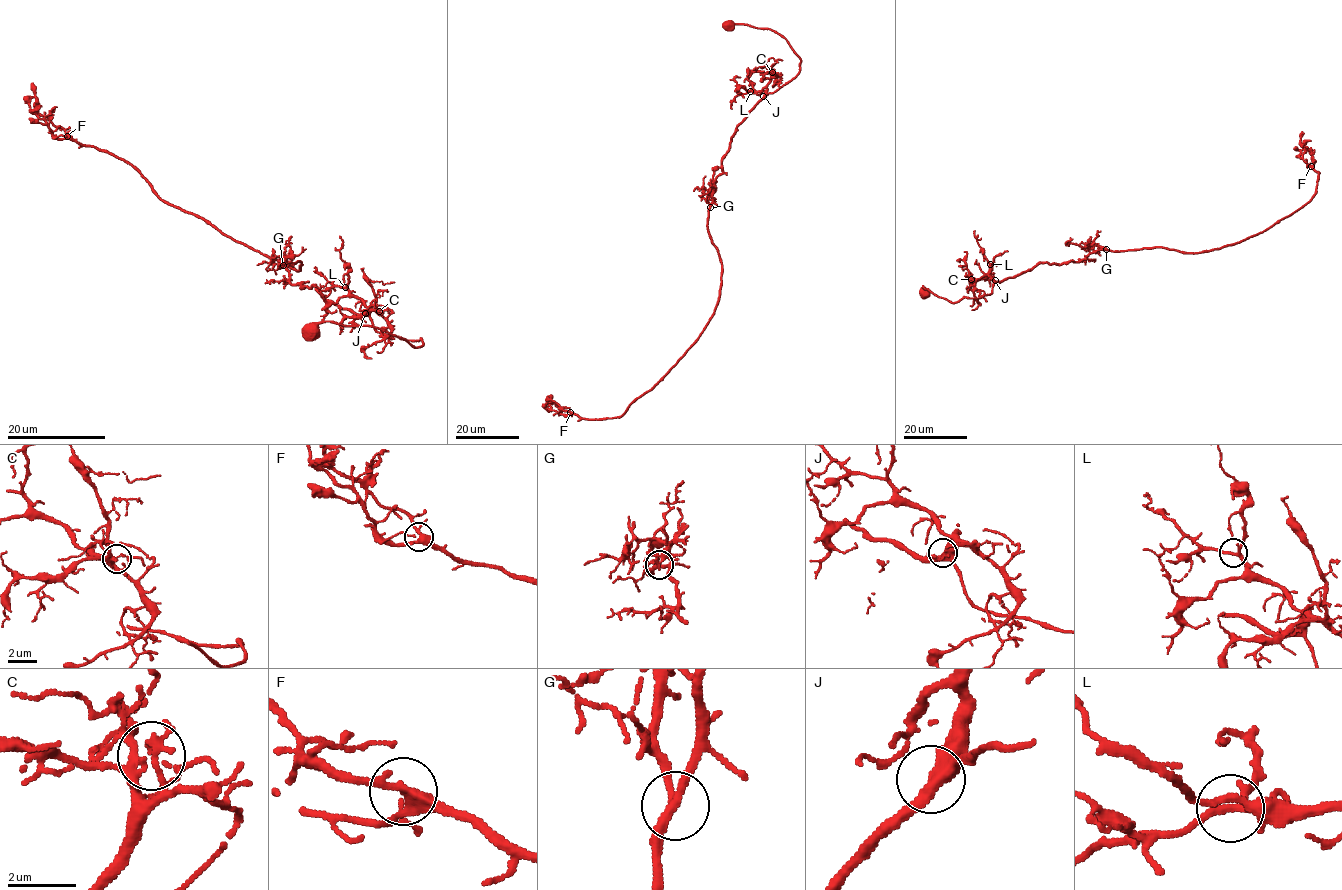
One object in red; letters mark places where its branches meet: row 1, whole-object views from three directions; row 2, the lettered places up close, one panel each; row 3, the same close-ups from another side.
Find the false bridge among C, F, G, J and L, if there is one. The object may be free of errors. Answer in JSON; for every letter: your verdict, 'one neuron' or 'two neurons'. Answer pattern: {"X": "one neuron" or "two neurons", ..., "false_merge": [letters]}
{"C": "one neuron", "F": "one neuron", "G": "one neuron", "J": "one neuron", "L": "one neuron", "false_merge": []}

